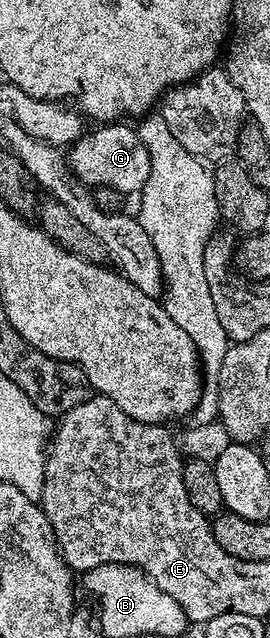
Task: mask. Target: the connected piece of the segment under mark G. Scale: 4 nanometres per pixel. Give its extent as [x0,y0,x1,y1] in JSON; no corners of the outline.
[66,122,150,194]

